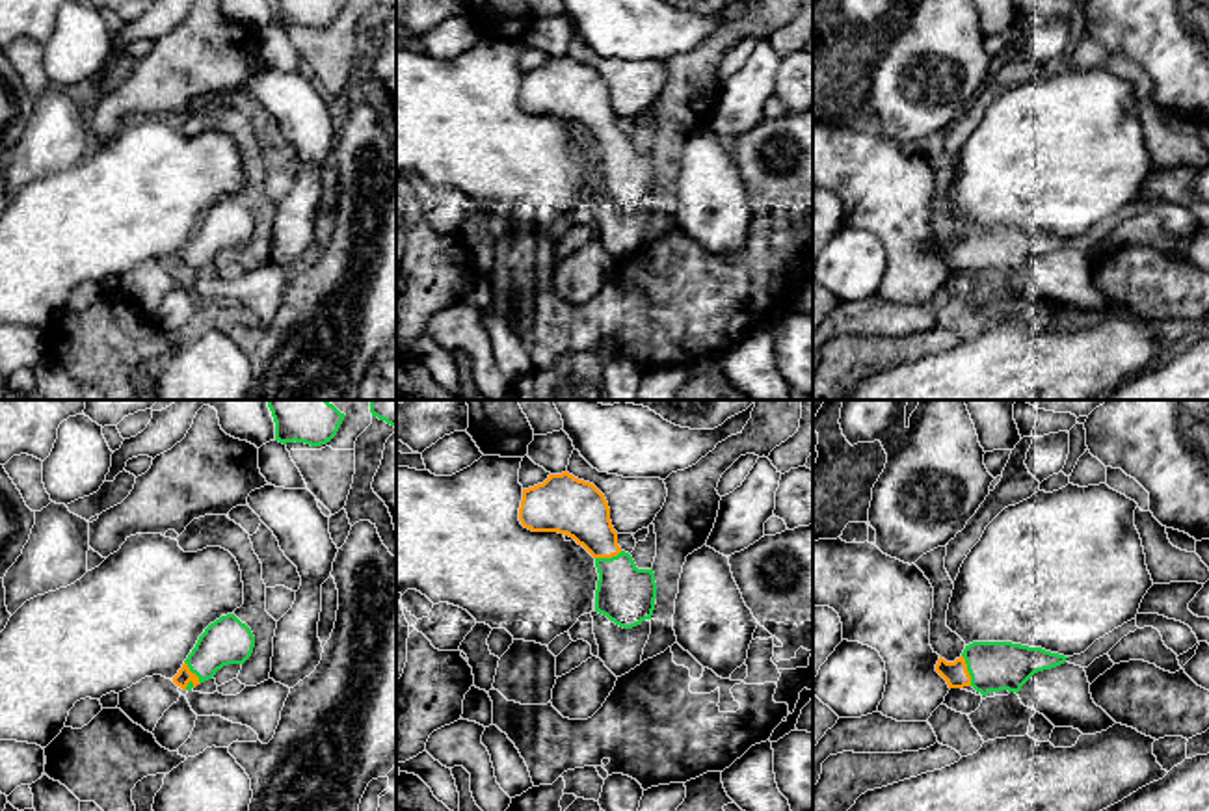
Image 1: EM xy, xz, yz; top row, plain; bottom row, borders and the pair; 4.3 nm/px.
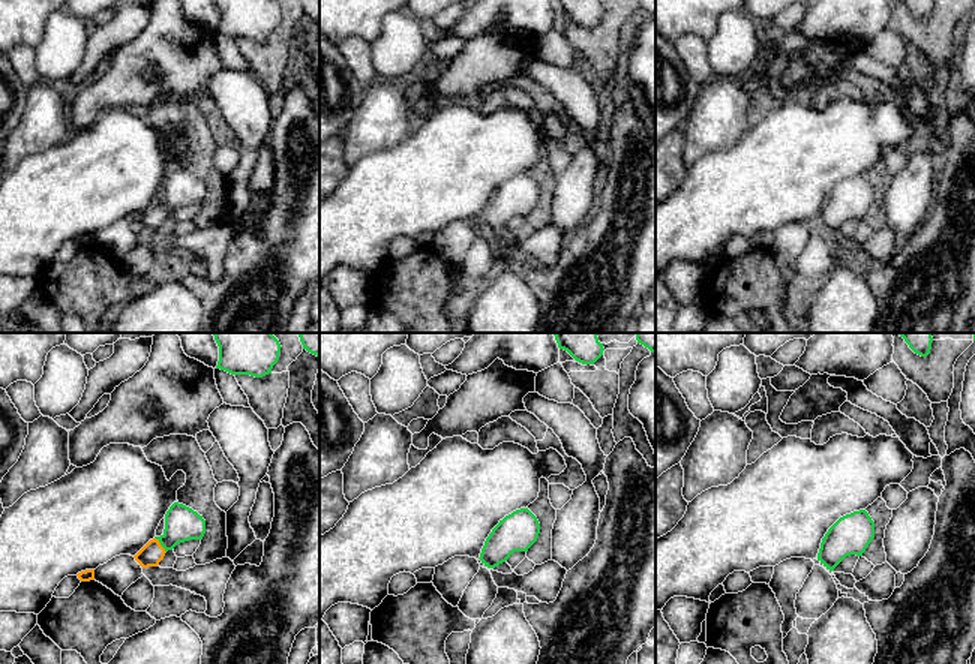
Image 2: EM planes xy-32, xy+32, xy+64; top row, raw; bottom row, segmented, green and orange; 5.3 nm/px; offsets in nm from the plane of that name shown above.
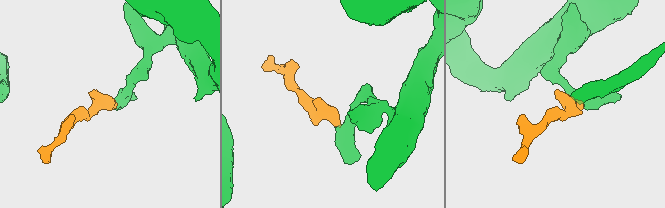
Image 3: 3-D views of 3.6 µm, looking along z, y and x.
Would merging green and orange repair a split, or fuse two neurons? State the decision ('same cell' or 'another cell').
same cell

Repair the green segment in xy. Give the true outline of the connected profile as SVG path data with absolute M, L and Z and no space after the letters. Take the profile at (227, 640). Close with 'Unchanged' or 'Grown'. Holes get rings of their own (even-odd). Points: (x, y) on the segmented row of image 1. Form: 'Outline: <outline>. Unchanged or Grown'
Outline: M234 614L221 616L199 636L173 683L182 690L192 690L212 679L223 666L244 664L253 647L255 636L251 629Z. Grown

